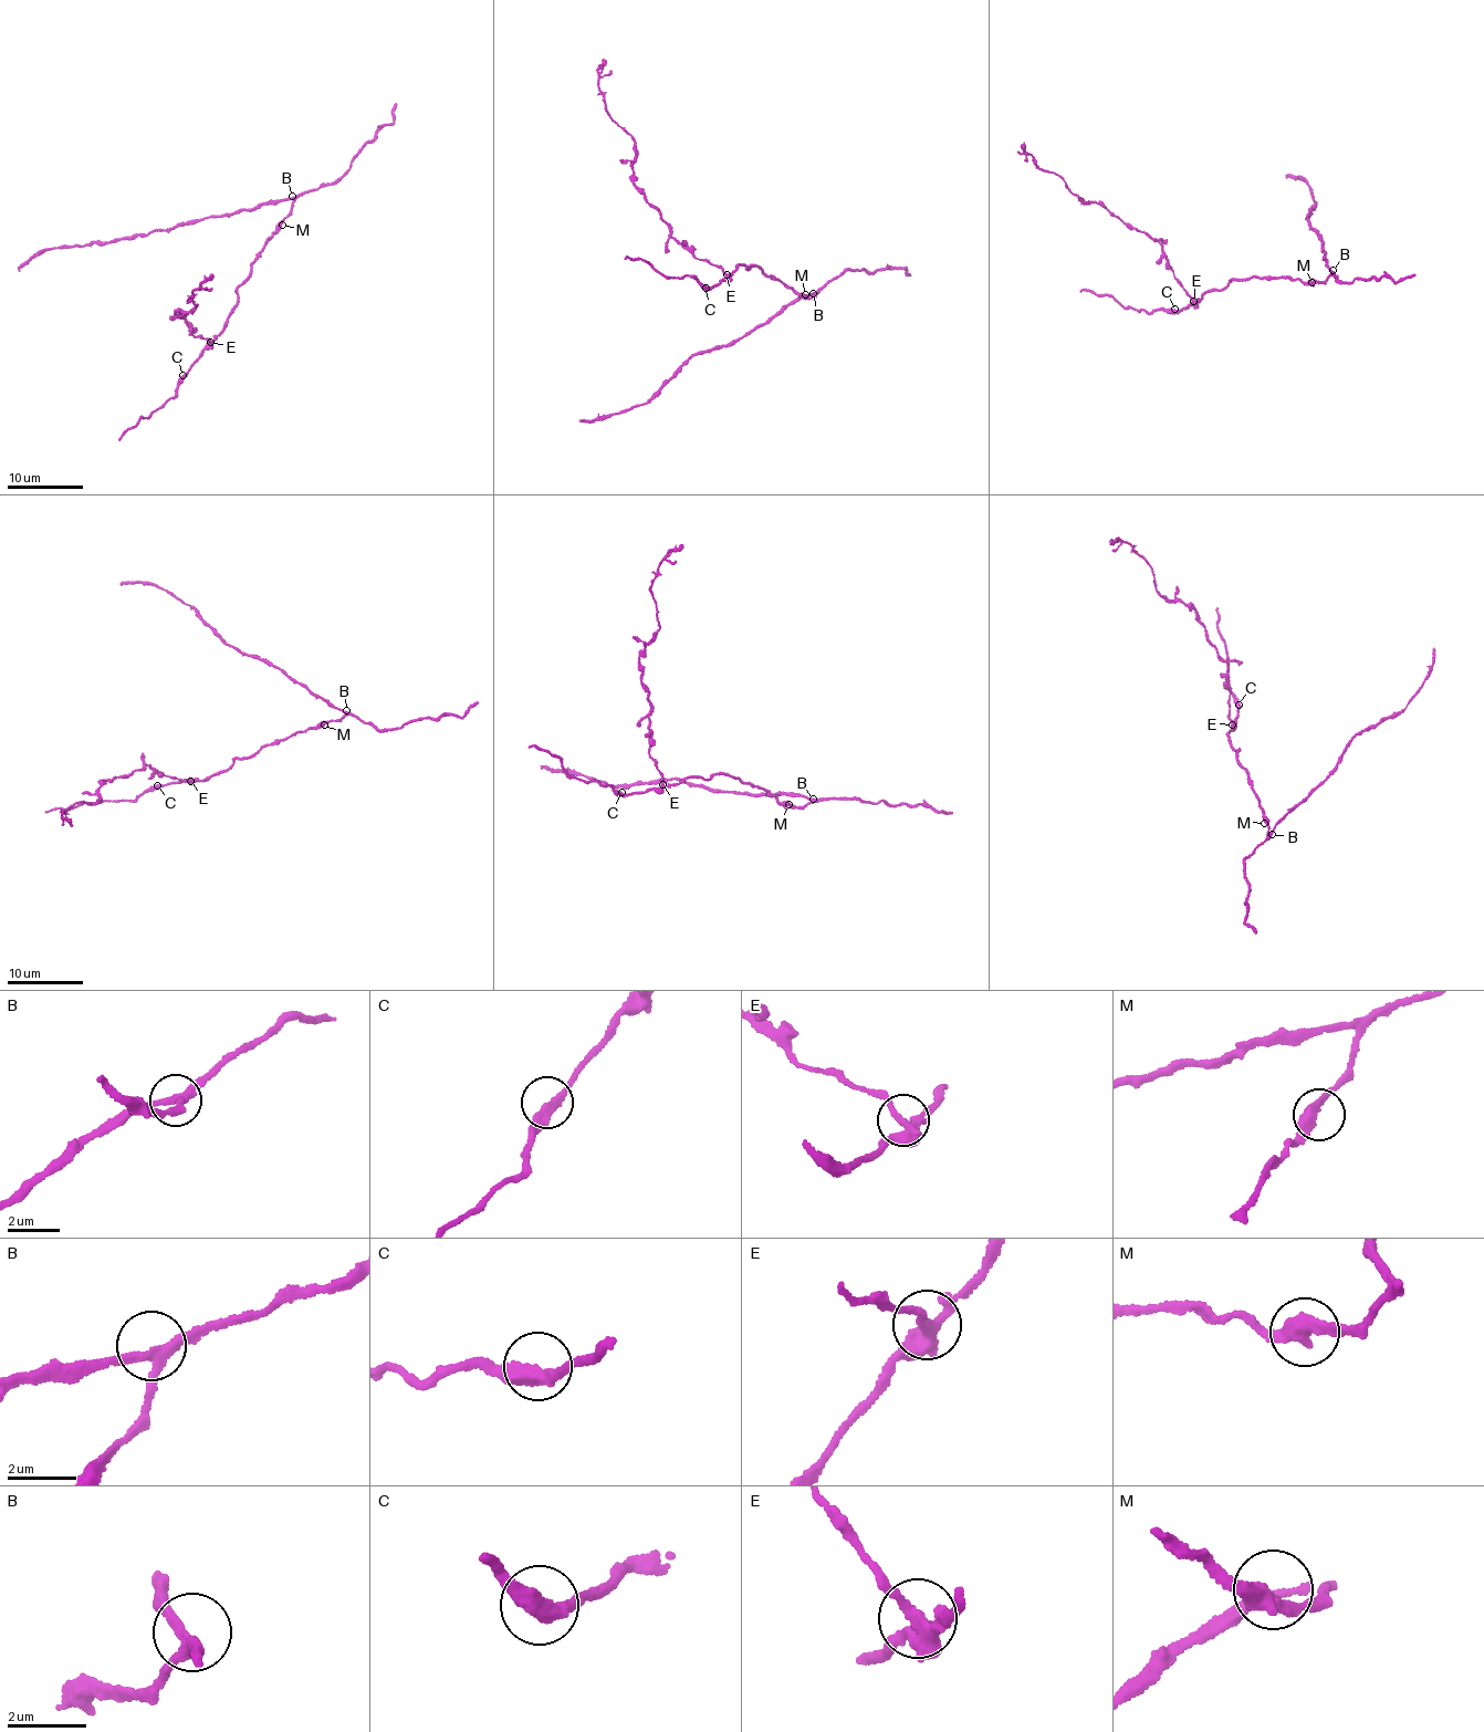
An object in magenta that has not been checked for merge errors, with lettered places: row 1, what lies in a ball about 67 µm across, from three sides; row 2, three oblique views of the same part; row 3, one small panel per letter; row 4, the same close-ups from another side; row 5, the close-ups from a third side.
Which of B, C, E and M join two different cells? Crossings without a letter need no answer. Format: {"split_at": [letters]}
{"split_at": ["E"]}

